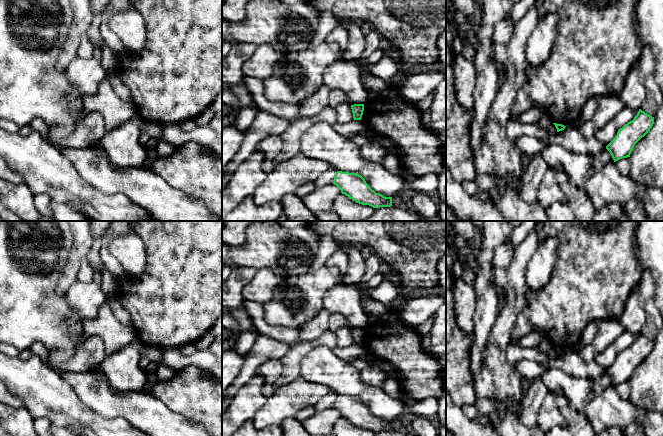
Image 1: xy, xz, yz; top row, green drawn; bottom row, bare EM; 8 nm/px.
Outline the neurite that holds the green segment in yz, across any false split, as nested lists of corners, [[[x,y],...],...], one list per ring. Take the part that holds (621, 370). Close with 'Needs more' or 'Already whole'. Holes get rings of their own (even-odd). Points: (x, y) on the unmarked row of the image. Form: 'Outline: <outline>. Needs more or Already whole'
Outline: [[[639,333],[634,343],[620,352],[606,370],[614,386],[630,381],[635,368],[650,355],[653,348],[654,341]]]. Already whole

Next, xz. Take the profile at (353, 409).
Outline: [[[337,395],[333,408],[341,414],[342,418],[356,427],[369,429],[373,432],[392,430],[392,421],[376,417],[359,398]]]. Already whole

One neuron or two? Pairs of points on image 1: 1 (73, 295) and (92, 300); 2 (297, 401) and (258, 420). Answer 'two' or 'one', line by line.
1: one
2: one

